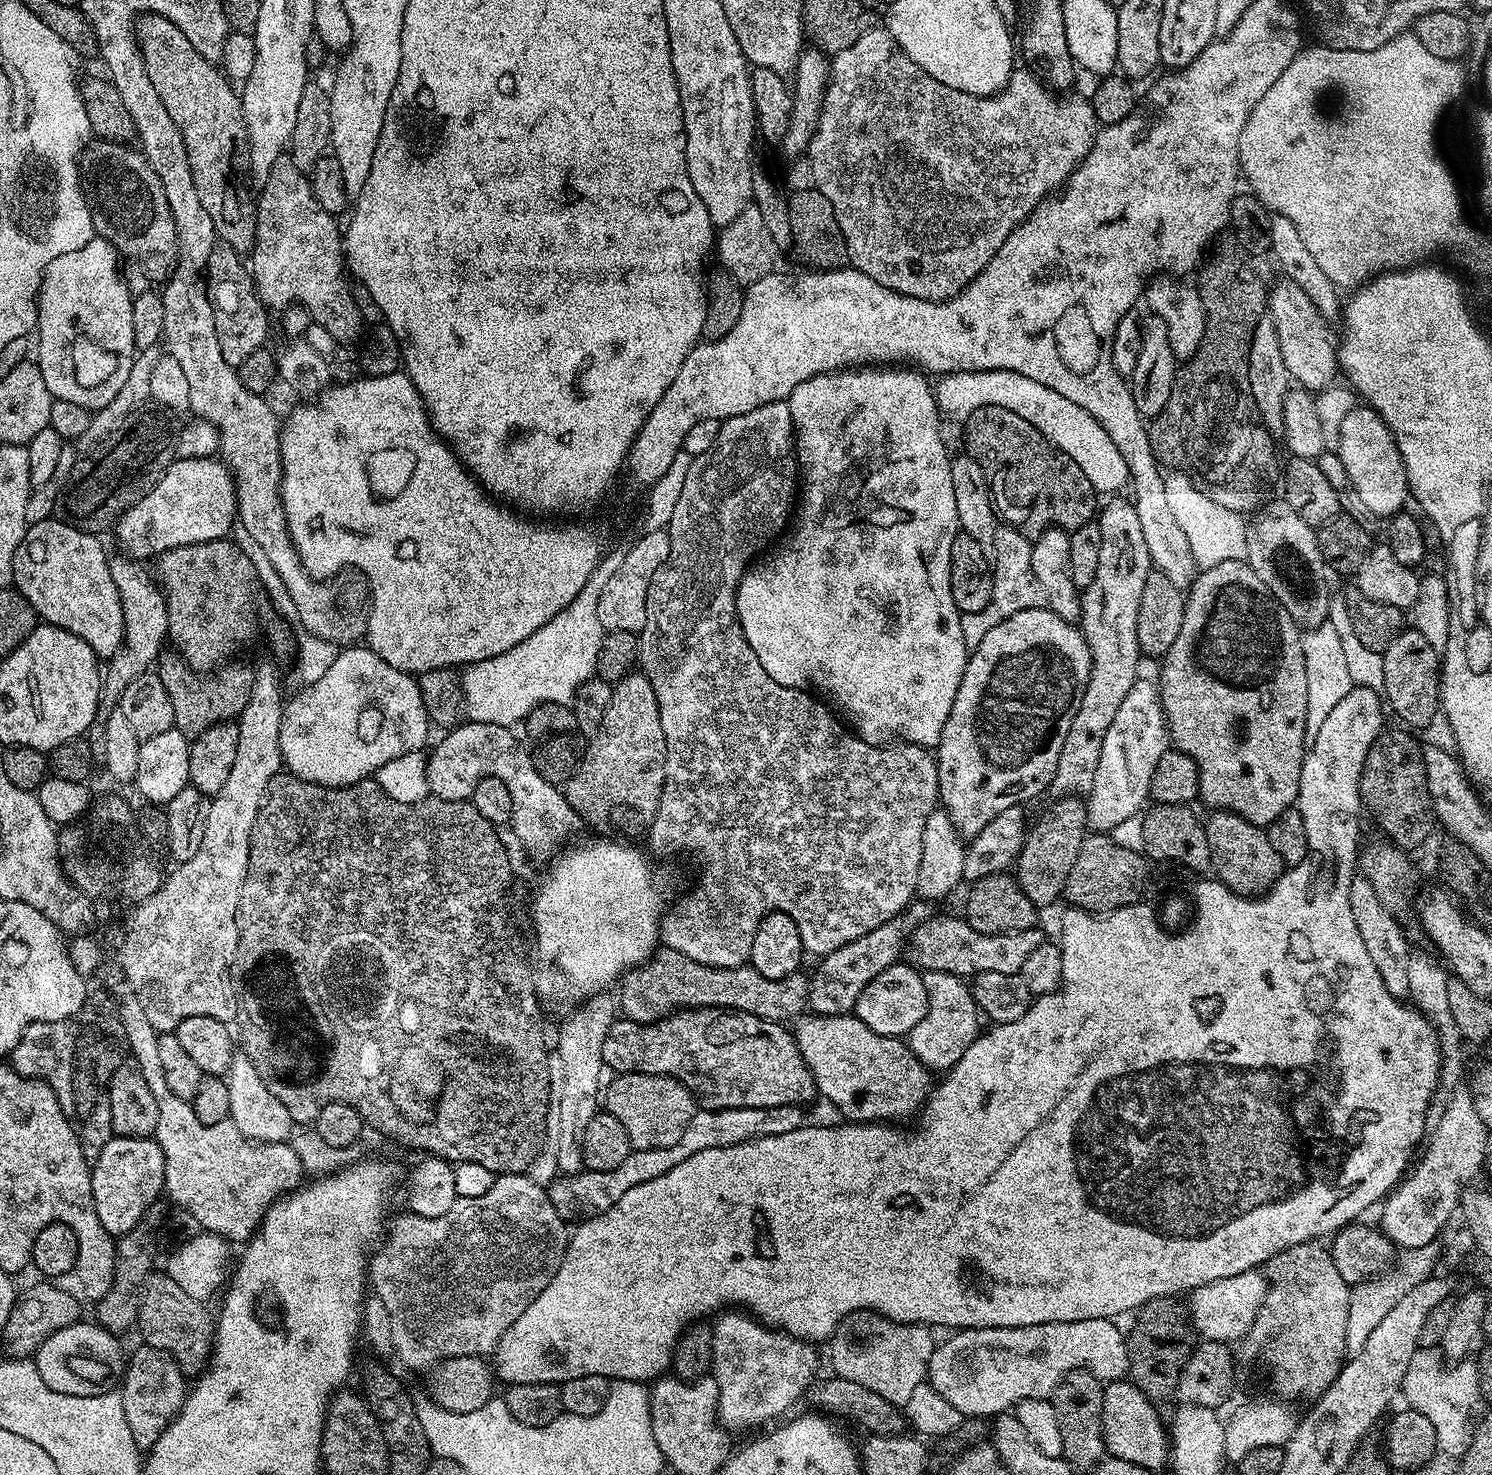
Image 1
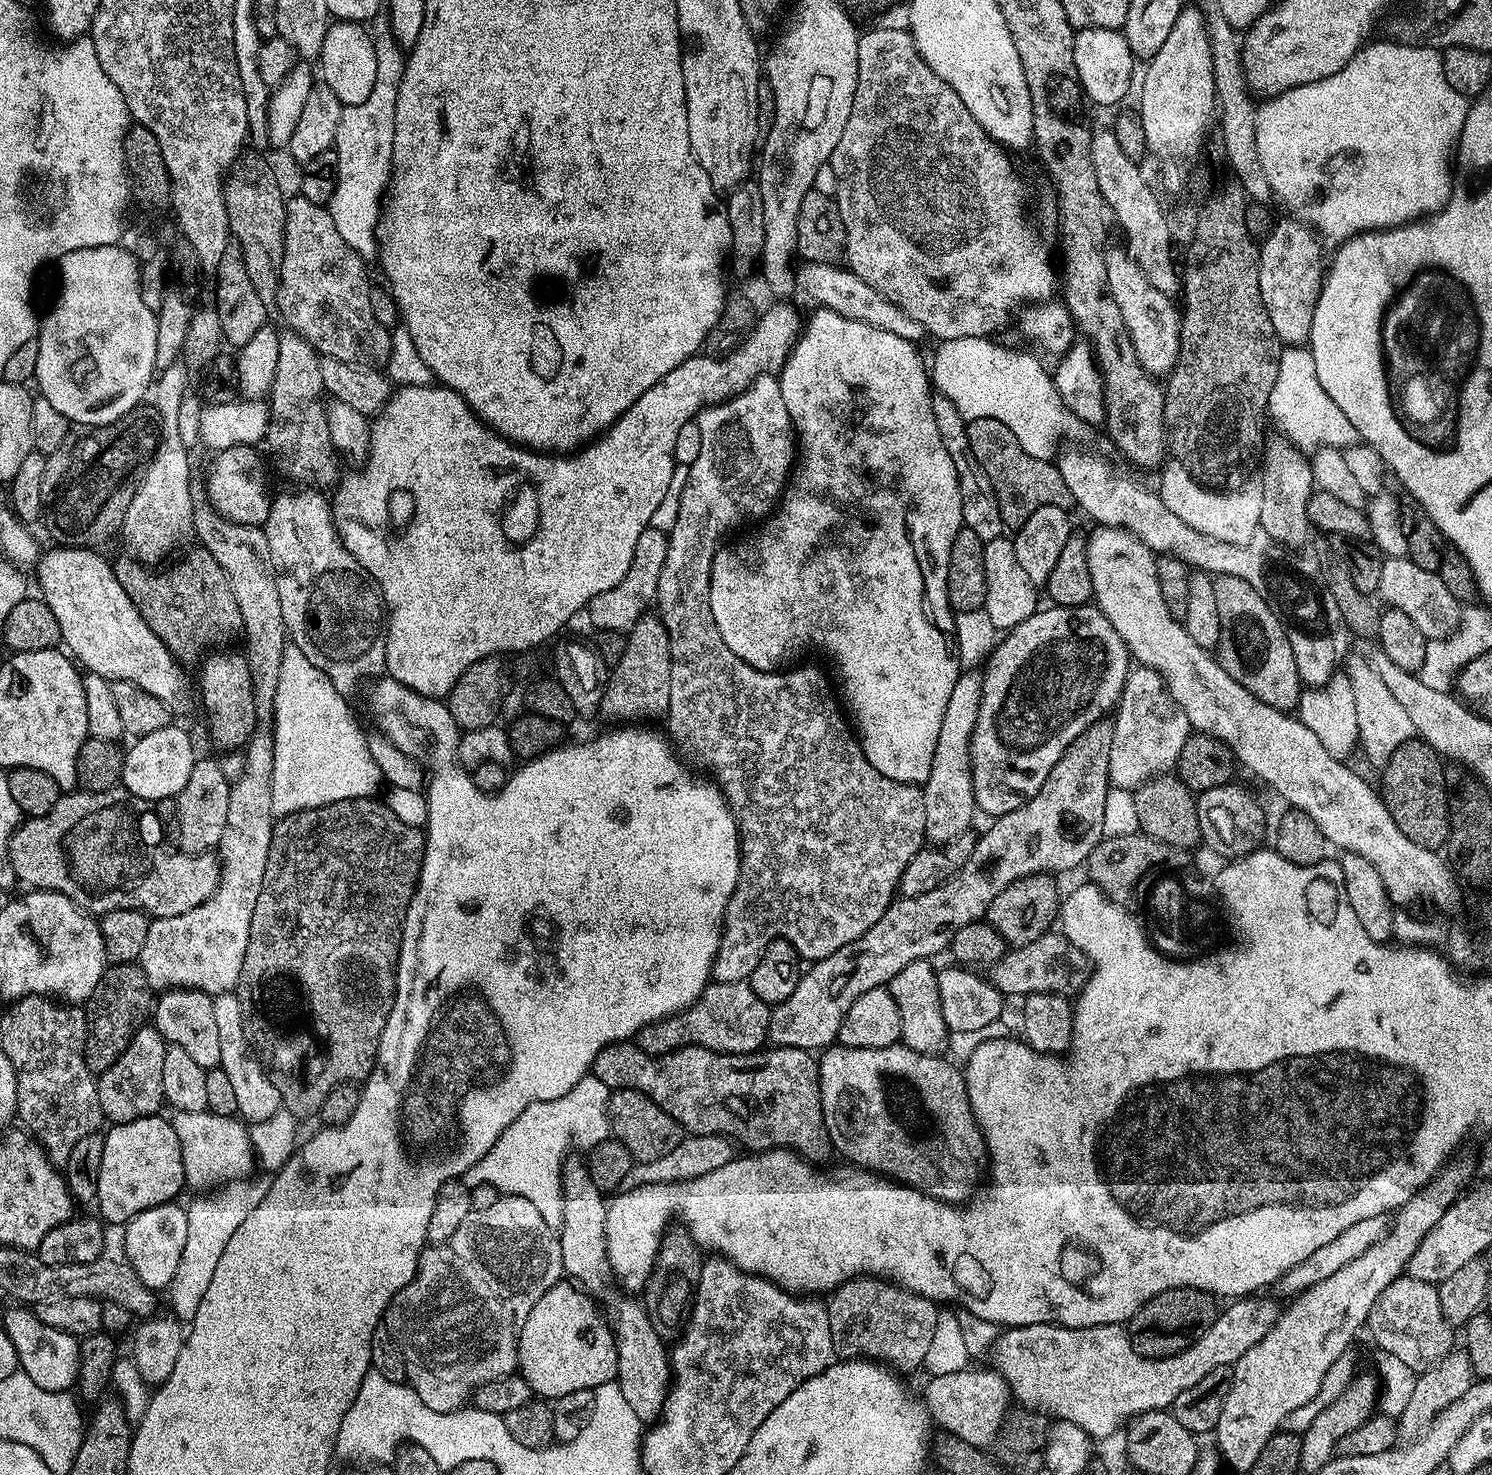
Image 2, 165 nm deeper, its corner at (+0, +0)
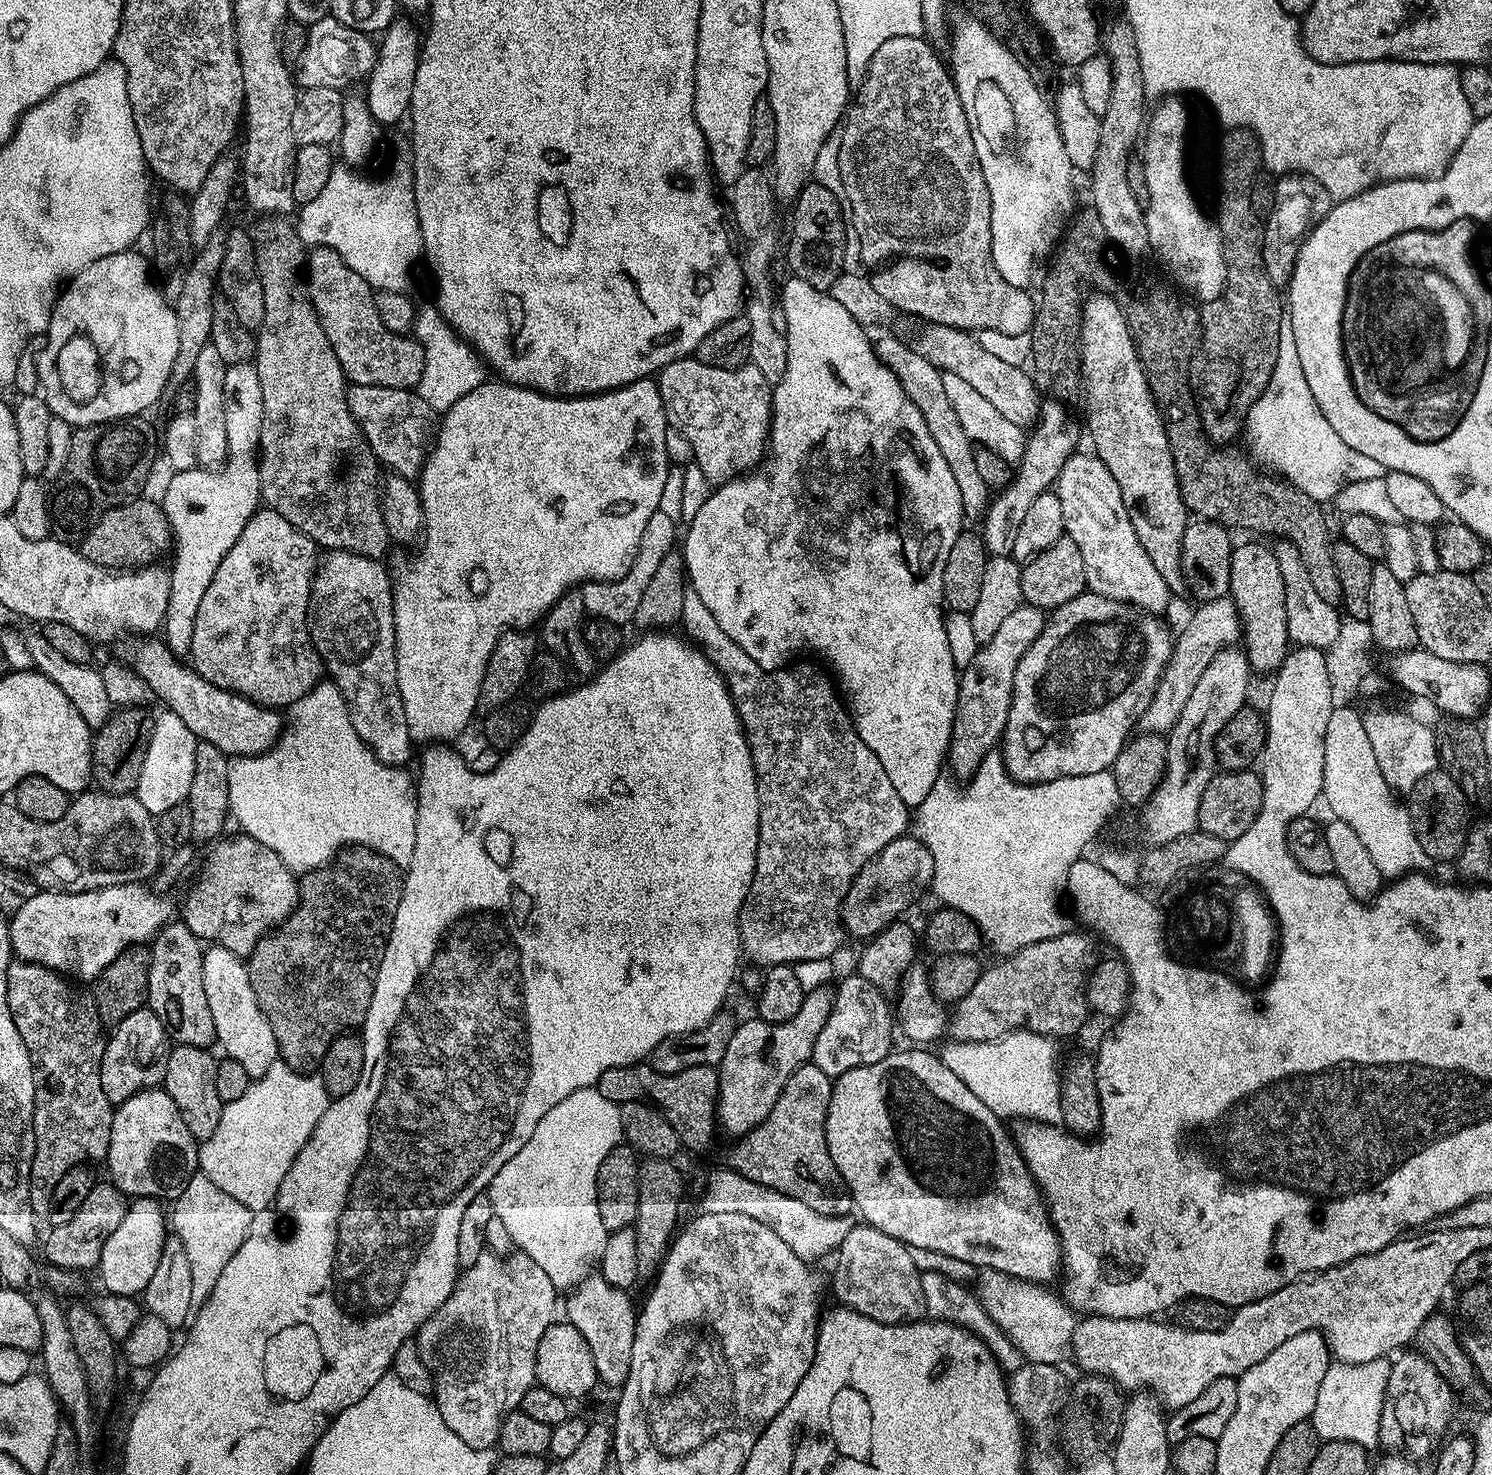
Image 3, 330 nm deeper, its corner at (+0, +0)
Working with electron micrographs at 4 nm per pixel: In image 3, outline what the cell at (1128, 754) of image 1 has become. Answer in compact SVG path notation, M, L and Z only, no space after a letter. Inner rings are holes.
M1228 596L1217 600L1206 600L1199 605L1200 609L1188 620L1188 625L1175 637L1168 664L1160 676L1158 686L1154 690L1154 698L1150 698L1150 706L1146 706L1140 715L1139 731L1159 732L1167 734L1182 714L1190 694L1194 694L1194 686L1198 686L1198 678L1202 678L1202 670L1210 666L1210 662L1225 647L1227 640L1239 641L1242 636L1240 612L1236 603Z

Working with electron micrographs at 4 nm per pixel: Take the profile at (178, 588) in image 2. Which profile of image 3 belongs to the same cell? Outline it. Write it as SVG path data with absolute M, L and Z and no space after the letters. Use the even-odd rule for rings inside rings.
M159 503L132 504L115 512L106 510L80 541L93 562L109 570L135 570L157 563L161 559L159 556L173 547L172 530Z

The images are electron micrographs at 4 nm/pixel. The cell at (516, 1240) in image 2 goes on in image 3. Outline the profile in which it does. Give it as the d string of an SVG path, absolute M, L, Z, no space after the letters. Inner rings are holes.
M486 1250L478 1258L478 1262L474 1262L469 1268L461 1271L450 1298L446 1298L446 1302L442 1302L440 1309L416 1333L414 1337L416 1349L420 1351L422 1362L432 1375L432 1392L436 1409L442 1414L442 1422L446 1422L446 1426L450 1426L450 1430L454 1430L454 1434L458 1434L458 1438L462 1438L462 1442L466 1442L466 1446L492 1448L499 1441L500 1423L504 1420L506 1413L517 1411L522 1398L526 1398L526 1390L530 1390L536 1384L538 1342L542 1342L542 1334L546 1334L548 1327L557 1319L556 1295L558 1295L558 1289L550 1280L549 1275L542 1270L542 1266L538 1266L538 1262L534 1262L534 1258L530 1258L519 1250L513 1251L507 1258L496 1256Z

